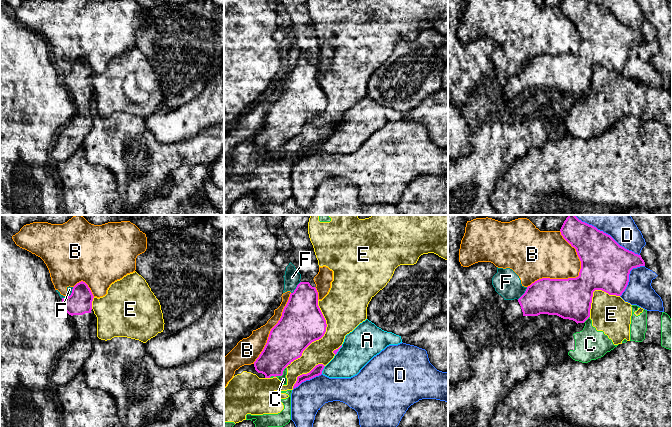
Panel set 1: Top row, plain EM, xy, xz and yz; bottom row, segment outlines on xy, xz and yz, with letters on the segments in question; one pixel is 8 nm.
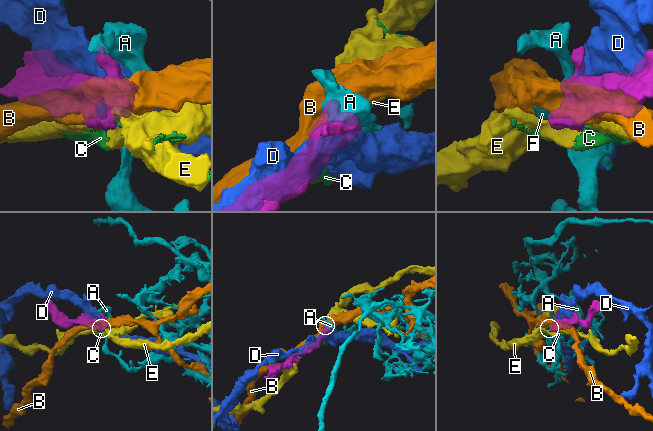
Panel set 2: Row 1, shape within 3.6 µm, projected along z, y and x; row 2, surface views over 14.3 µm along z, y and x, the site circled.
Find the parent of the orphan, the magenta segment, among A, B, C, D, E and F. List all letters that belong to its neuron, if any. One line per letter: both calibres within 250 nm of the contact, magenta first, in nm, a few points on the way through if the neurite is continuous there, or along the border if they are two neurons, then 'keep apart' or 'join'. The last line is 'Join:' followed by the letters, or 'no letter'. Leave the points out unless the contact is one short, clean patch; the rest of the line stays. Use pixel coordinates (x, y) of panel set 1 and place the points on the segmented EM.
A: 80/240 nm | keep apart
B: 360/340 nm | keep apart
C: 280/60 nm | keep apart
D: 400/300 nm | keep apart
E: 360/320 nm | keep apart
F: 190/50 nm | along xy (73, 287), (69, 295), (61, 298) | keep apart
Join: no letter

